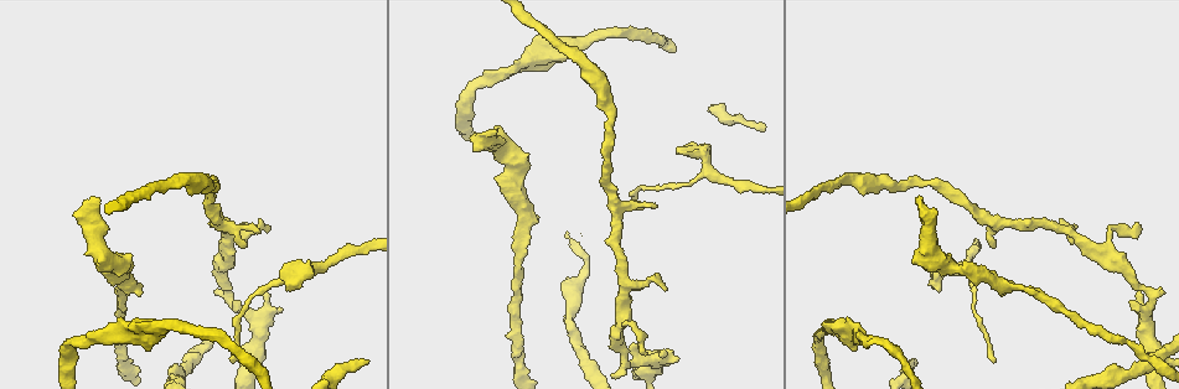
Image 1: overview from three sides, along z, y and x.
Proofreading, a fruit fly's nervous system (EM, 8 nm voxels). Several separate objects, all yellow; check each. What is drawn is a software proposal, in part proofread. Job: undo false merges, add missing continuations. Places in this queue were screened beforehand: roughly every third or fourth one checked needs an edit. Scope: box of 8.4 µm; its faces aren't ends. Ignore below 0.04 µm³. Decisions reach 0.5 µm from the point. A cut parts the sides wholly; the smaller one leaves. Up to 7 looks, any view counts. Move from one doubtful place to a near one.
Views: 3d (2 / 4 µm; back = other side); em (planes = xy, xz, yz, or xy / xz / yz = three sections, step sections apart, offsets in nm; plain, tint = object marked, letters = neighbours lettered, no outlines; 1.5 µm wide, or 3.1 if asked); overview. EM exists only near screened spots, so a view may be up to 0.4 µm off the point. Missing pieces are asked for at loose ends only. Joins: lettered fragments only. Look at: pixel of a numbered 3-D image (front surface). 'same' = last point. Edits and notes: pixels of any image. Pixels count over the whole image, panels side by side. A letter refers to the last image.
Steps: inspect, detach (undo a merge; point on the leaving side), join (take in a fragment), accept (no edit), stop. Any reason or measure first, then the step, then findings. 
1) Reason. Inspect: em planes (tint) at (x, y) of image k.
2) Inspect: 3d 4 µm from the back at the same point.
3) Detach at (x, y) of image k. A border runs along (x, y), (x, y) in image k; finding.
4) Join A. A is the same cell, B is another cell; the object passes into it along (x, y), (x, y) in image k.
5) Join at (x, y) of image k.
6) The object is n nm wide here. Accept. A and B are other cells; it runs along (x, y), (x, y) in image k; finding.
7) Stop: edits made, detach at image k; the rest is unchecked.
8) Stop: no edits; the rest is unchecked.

Free end. Inspect: 3d 4 µm at (1138, 291) of image 1.

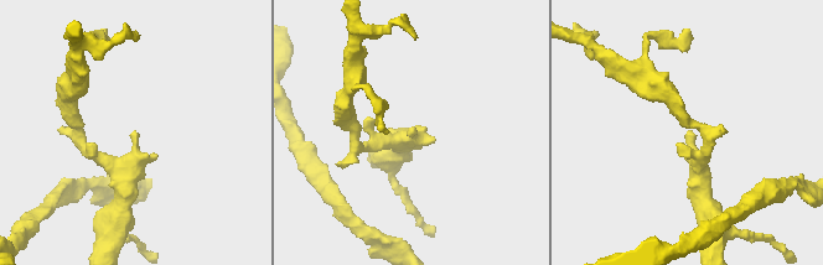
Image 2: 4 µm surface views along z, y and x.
Need the tissue. Inspect: em planes (tint) at (413, 133) of image 2.

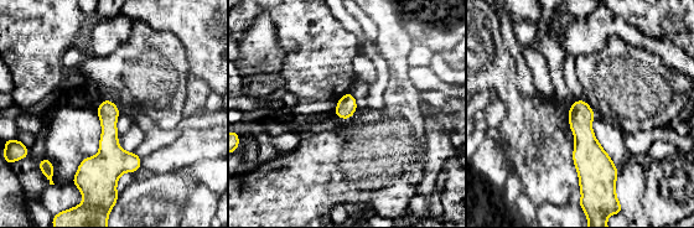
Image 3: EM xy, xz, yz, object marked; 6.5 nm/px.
See the neighbours. Inspect: em planes (letters) at the same point.

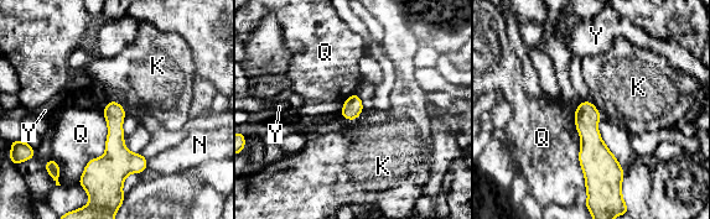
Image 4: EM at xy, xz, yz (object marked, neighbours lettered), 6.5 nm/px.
Accept. K, N, Q and Y are other cells; a border runs along (103, 111), (105, 152), (77, 183) in image 4; none of them fits.

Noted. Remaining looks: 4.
An open end. Inspect: 3d 2 µm at (291, 290) of image 1.

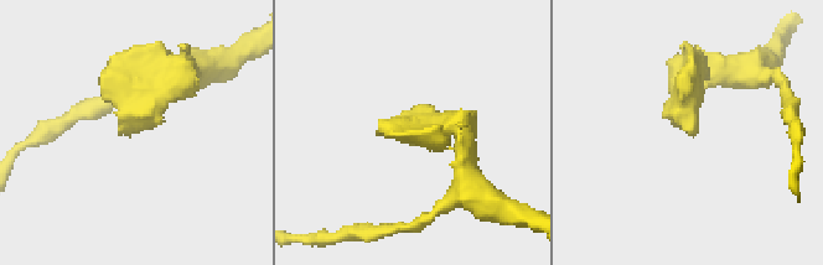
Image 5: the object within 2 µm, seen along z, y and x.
Inspect: em planes (tint) at (129, 135) of image 5.

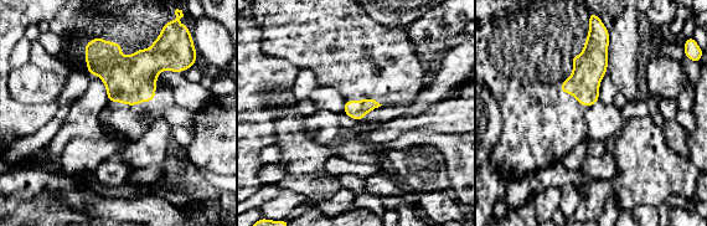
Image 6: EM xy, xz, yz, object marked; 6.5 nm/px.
What lies round it. Inspect: em planes (letters) at the same point.

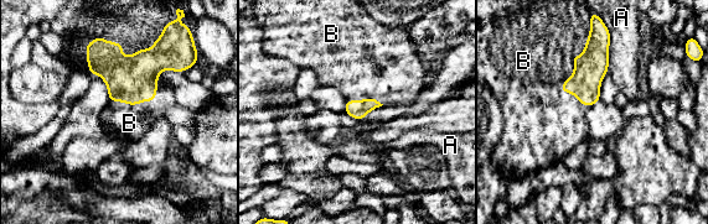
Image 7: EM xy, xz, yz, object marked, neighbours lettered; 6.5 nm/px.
Join B. B is the same cell, A is another cell; the neuron continues.

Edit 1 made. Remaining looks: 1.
Stops while still wide. Inspect: em planes (letters) at (496, 132) of image 1.

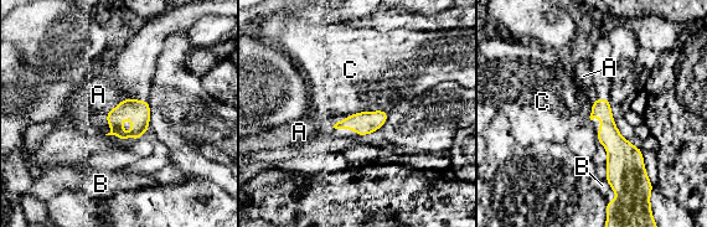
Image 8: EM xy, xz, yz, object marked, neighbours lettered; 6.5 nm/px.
Accept. A, B and C are other cells; a border runs along (367, 109), (349, 115) in image 8; no lettered fragment goes on from it.

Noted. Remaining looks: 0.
Stop: edits made, join at image 7; the rest is unchecked.

